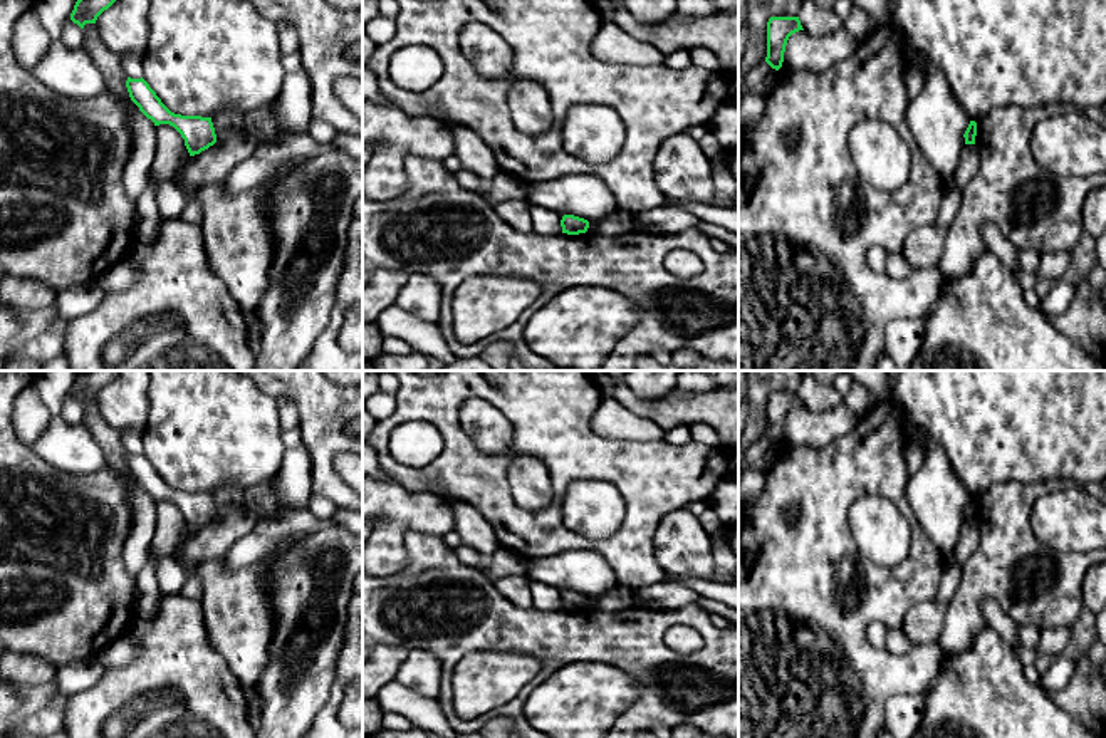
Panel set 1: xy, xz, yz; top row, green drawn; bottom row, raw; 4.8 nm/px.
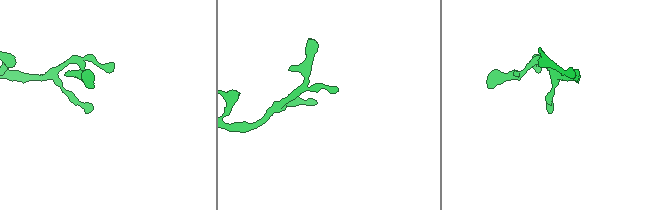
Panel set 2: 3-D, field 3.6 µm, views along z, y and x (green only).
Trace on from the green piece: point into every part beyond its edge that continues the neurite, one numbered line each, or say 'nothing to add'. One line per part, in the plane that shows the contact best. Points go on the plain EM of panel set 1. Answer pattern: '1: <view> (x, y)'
nothing to add

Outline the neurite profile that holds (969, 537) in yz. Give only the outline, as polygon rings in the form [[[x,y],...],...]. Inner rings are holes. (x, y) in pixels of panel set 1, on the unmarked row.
[[[965,520],[955,550],[950,555],[952,564],[962,567],[965,560],[975,552],[978,540],[980,540],[980,533],[977,522]]]

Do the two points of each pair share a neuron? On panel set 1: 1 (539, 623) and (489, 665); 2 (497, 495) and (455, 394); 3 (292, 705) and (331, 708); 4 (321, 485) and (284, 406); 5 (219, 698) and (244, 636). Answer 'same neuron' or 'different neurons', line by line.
1: different neurons
2: same neuron
3: different neurons
4: different neurons
5: different neurons

